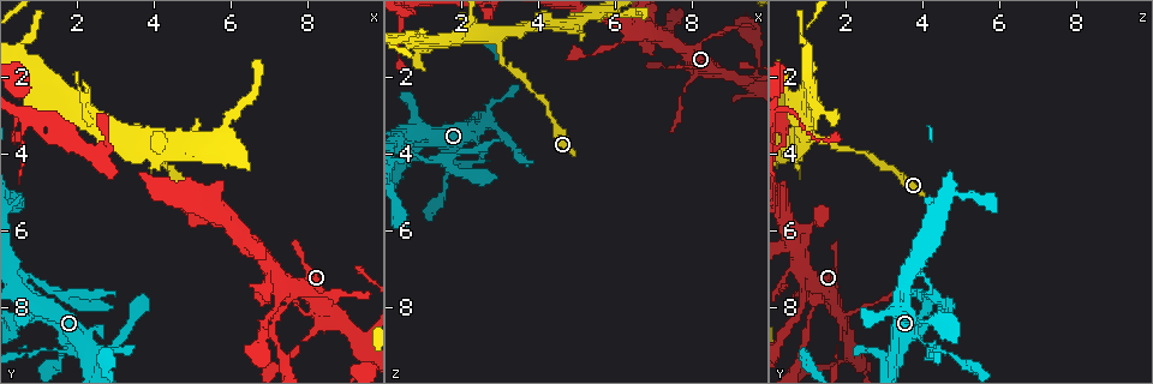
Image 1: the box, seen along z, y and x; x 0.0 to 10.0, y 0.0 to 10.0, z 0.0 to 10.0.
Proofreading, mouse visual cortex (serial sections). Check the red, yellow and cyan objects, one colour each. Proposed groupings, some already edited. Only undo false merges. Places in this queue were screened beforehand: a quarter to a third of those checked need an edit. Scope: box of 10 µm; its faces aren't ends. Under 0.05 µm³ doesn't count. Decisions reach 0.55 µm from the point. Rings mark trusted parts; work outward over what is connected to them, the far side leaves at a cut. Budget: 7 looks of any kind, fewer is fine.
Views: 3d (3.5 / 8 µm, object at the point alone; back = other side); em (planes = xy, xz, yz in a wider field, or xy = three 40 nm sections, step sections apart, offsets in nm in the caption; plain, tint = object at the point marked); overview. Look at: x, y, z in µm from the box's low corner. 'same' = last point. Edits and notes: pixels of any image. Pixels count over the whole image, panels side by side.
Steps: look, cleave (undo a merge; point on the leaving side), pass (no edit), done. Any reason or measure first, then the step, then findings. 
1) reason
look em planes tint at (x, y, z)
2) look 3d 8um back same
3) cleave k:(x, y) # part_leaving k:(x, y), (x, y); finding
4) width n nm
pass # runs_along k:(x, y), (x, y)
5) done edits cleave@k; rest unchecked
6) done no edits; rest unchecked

three-way junction
look 3d 3.5um at (1.55, 9.15, 4.30)

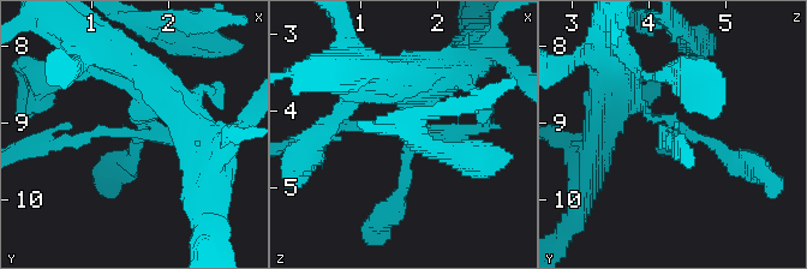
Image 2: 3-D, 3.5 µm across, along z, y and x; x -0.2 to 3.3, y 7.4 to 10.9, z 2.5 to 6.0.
look em xy step 2 tint same

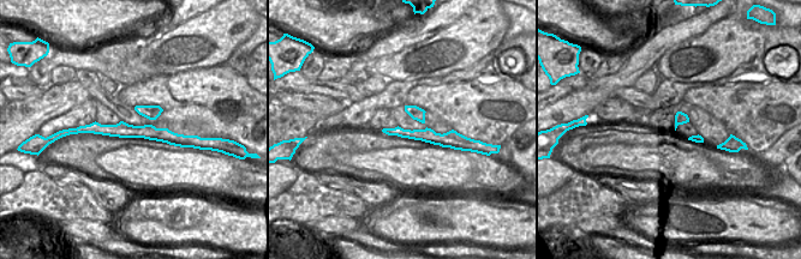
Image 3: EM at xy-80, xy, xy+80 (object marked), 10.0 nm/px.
cleave 2:(461, 127) # part_leaving 2:(142, 130), (97, 130), (31, 148); two cells meet here

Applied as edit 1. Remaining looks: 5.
look overview

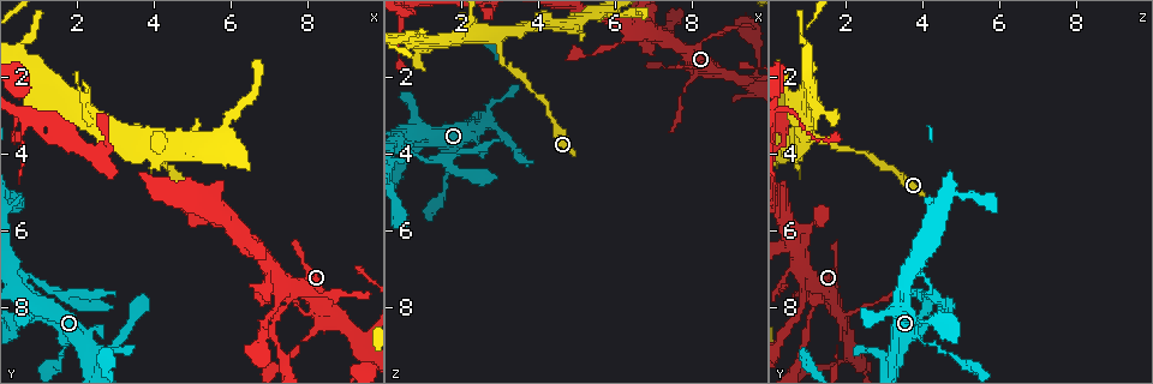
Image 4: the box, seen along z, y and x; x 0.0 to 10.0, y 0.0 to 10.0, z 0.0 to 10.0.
sharp bend
look 3d 3.5um at (8.30, 8.40, 1.90)

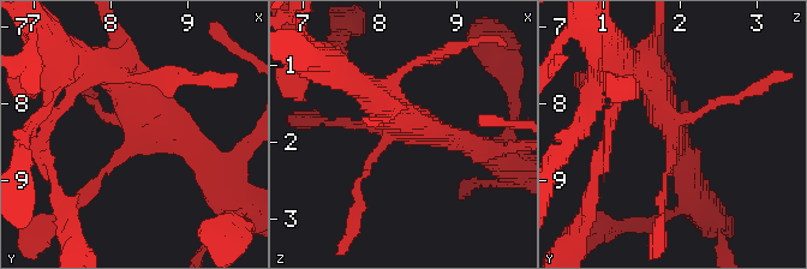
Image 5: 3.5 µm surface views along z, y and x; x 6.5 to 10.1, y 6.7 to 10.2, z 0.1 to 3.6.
now the EM
look em xy step 5 tint at (8.35, 8.40, 1.90)

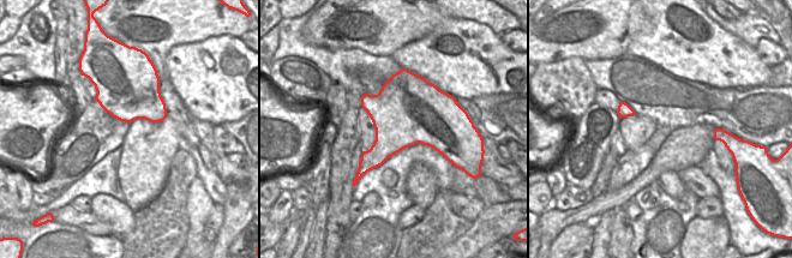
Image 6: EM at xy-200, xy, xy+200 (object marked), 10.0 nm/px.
width 650 nm
pass # runs_along 5:(118, 59), (151, 106), (88, 195); continuous, no second cell

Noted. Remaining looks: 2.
thick turns thin
look 3d 3.5um at (3.35, 3.75, 0.80)

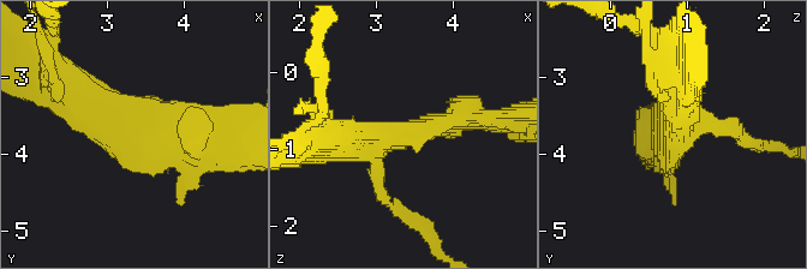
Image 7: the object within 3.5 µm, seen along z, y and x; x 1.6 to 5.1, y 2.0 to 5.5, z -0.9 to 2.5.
shape alone is not enough
look em planes tint at (3.25, 3.65, 0.80)

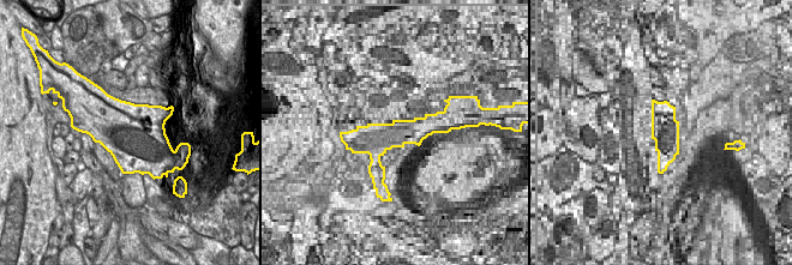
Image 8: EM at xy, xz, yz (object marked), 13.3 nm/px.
pass # runs_along 7:(387, 201), (376, 144), (472, 114); one cell here

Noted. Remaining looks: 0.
done edits cleave@2; rest unchecked

